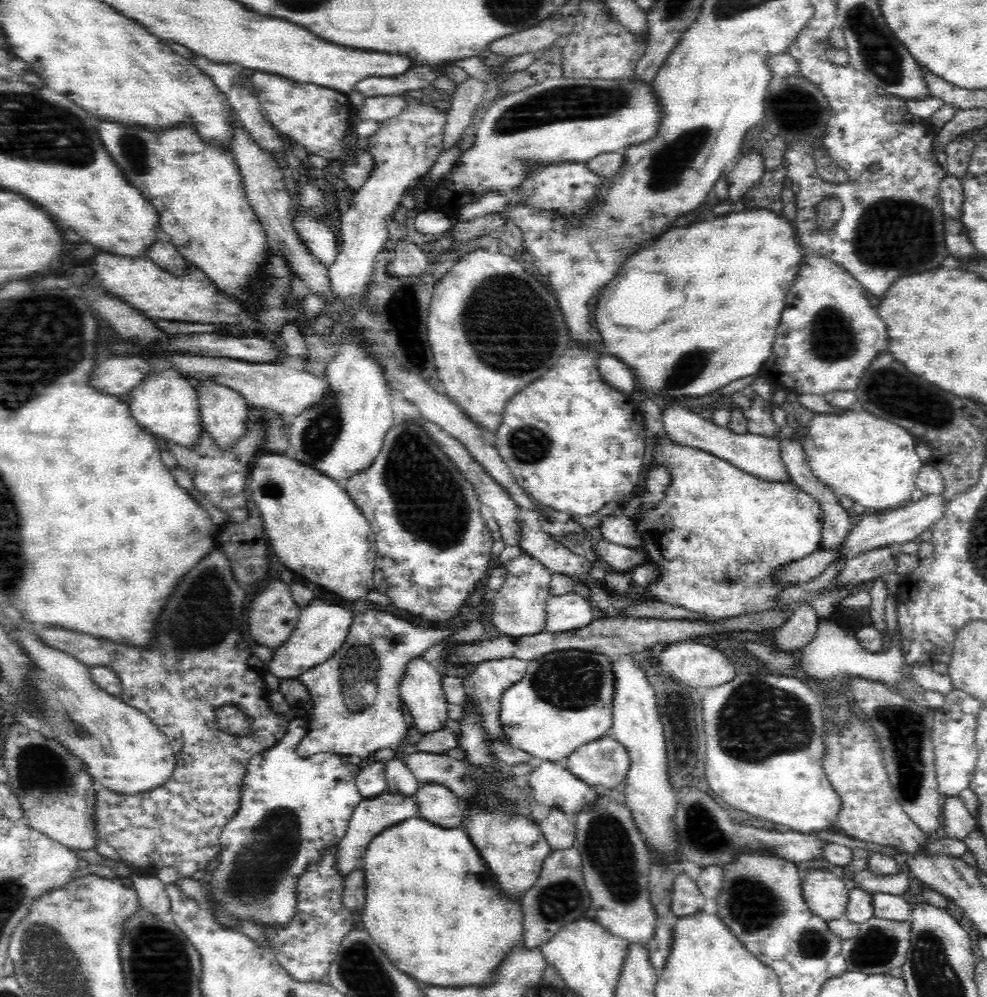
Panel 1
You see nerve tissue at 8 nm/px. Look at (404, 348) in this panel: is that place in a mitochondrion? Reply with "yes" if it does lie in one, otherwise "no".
yes

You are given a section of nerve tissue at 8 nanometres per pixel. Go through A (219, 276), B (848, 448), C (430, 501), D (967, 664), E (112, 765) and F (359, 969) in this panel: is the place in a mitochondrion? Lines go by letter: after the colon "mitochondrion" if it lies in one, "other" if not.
A: other
B: other
C: mitochondrion
D: other
E: other
F: mitochondrion

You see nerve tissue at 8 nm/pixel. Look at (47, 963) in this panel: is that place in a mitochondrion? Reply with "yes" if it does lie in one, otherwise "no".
yes

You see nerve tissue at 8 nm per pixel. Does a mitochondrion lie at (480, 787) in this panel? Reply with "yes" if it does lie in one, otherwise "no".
yes

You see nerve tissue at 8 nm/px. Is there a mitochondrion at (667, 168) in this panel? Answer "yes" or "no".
yes

